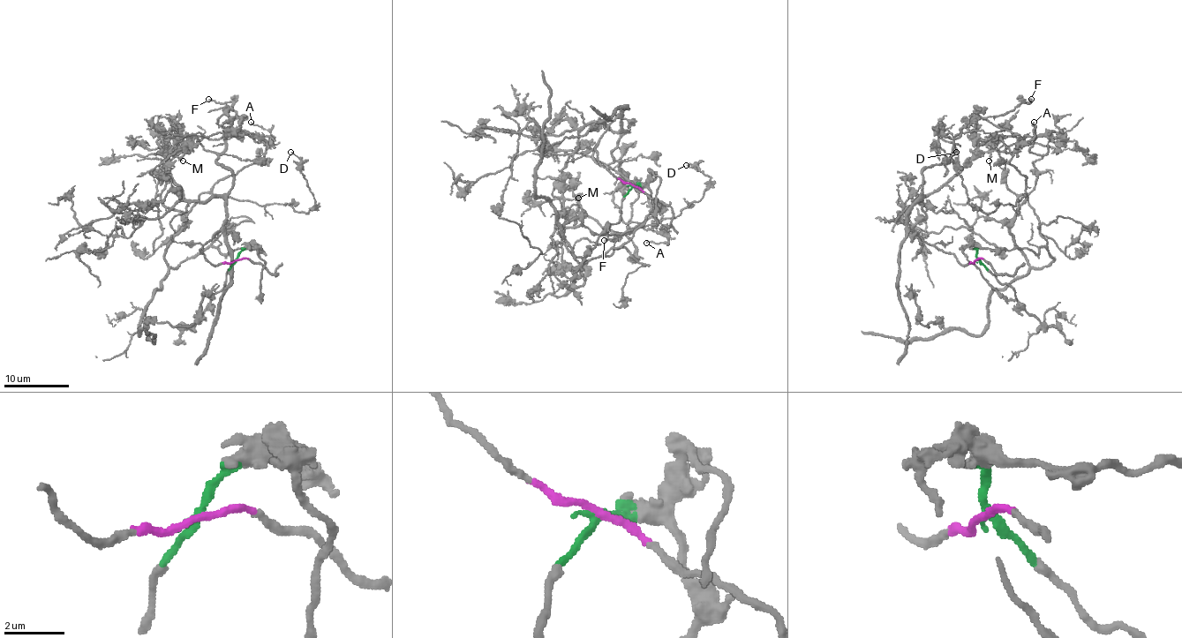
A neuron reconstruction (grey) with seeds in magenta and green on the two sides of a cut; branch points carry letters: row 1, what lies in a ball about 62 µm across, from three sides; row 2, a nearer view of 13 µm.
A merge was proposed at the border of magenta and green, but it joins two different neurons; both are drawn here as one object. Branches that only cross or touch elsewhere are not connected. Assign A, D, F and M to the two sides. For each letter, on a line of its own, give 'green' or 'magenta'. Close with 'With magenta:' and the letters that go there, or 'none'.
A: magenta
D: green
F: magenta
M: magenta
With magenta: A, F, M

